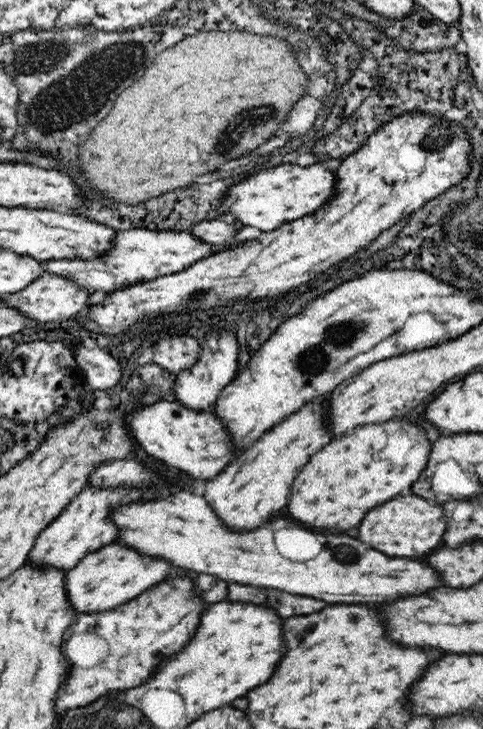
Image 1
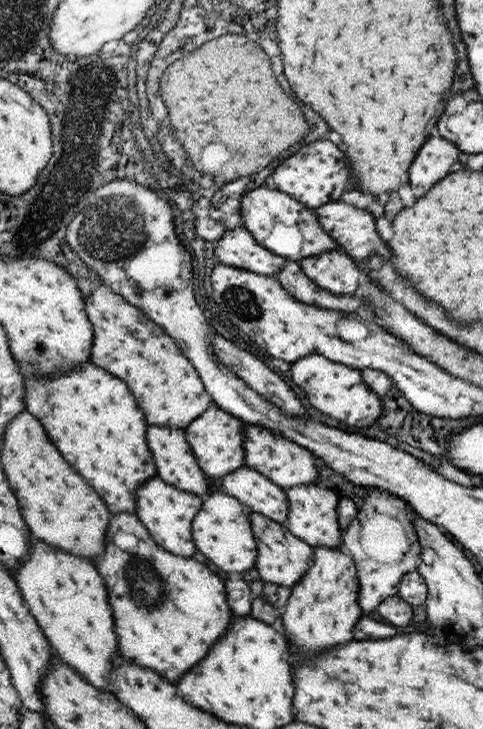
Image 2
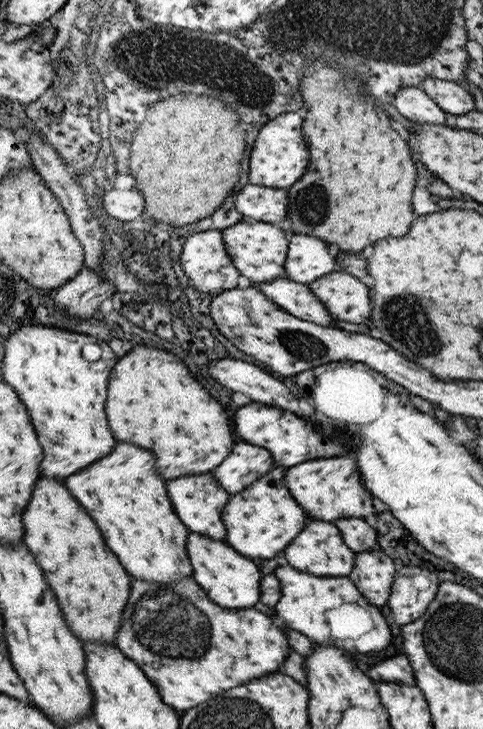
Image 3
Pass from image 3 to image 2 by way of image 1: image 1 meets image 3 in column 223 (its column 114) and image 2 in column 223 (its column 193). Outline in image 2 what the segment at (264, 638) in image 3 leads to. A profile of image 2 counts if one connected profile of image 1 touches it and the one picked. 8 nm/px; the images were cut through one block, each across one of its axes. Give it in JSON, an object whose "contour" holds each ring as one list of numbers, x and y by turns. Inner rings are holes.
{"contour":[[115,514,113,526,109,526,109,550,101,558,97,558,97,572,103,578,103,586,107,590,107,602,111,606,115,618,115,636,119,638,119,654,121,658,133,662,135,666,143,666,153,670,157,676,167,682,177,682,187,670,191,670,199,660,205,658,207,650,229,630,231,612,225,602,223,580,217,578,209,568,195,562,193,558,173,556,173,552,165,552,149,534,147,526,135,514],[117,532,133,534,137,538,137,546,129,550,121,550,113,544,113,536]]}

